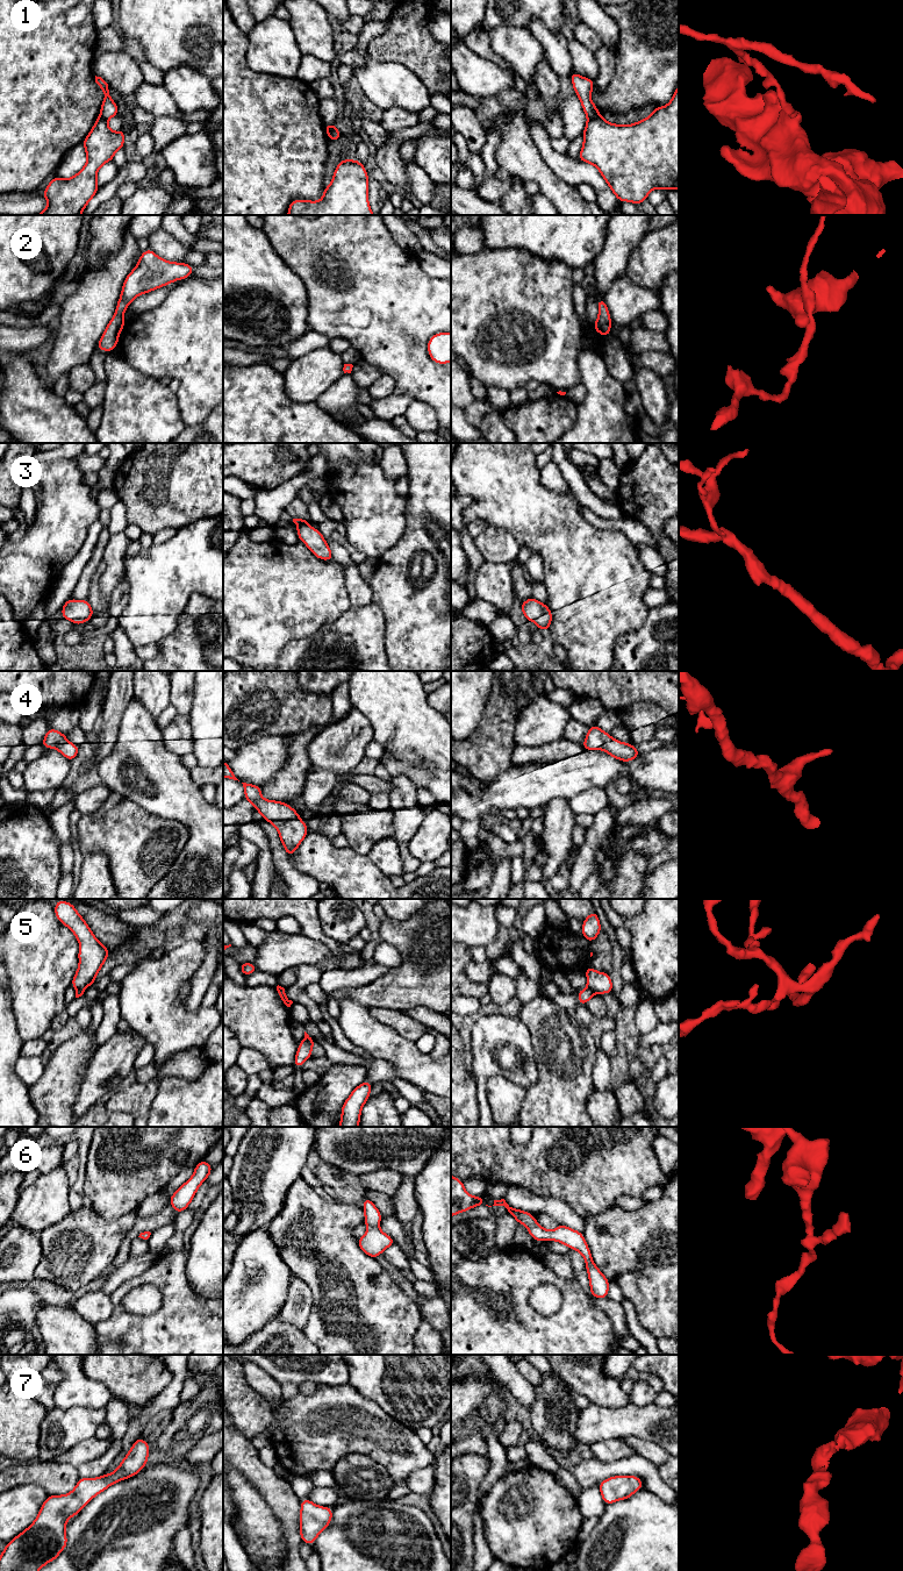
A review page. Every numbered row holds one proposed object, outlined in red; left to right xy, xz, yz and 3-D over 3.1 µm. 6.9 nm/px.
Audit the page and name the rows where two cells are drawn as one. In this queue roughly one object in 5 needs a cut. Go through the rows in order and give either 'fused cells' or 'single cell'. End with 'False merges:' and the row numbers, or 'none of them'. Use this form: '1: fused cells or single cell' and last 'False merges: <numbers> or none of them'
1: fused cells
2: single cell
3: single cell
4: single cell
5: fused cells
6: single cell
7: single cell
False merges: 1, 5

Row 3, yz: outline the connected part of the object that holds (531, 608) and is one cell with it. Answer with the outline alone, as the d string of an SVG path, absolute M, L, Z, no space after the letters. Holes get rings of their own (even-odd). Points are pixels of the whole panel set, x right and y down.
M532 597L521 604L521 609L526 621L535 621L537 627L546 631L552 623L552 612L546 604L540 604Z

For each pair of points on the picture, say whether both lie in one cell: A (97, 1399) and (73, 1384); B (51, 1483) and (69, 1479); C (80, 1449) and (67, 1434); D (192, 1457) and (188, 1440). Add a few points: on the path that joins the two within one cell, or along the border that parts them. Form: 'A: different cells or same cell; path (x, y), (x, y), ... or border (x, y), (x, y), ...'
A: same cell; path (91, 1397), (86, 1397), (79, 1390)
B: same cell; path (56, 1479), (64, 1479)
C: different cells; border (94, 1435), (81, 1440), (54, 1459)
D: different cells; border (210, 1434), (203, 1435), (184, 1456)

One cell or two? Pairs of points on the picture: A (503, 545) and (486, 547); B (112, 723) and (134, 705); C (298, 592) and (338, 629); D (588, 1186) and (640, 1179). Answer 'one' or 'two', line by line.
A: one
B: two
C: two
D: one

